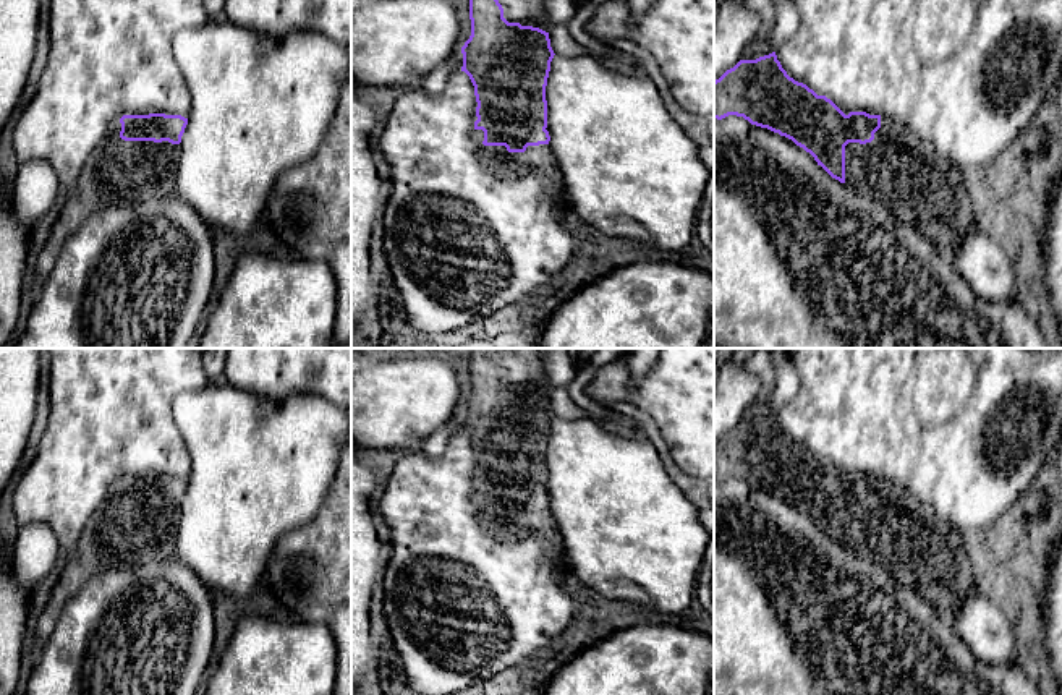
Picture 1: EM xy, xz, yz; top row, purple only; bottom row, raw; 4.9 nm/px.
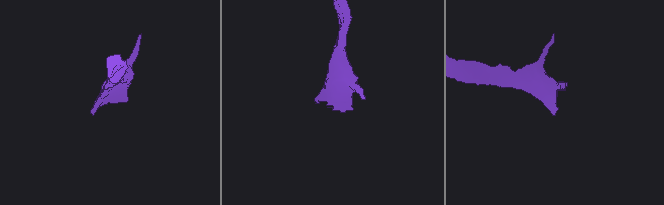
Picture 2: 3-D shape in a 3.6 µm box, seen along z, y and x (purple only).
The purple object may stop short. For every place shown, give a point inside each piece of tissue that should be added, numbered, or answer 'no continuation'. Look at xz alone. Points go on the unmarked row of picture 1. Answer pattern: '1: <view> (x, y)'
1: xz (539, 522)

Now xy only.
1: xy (118, 535)

